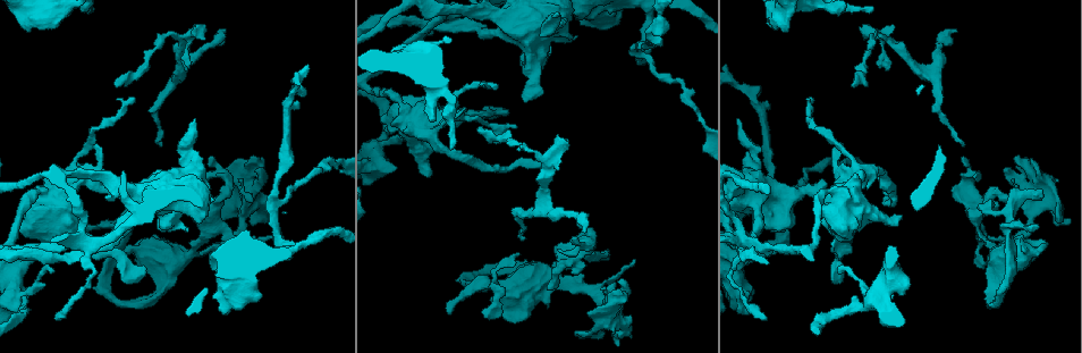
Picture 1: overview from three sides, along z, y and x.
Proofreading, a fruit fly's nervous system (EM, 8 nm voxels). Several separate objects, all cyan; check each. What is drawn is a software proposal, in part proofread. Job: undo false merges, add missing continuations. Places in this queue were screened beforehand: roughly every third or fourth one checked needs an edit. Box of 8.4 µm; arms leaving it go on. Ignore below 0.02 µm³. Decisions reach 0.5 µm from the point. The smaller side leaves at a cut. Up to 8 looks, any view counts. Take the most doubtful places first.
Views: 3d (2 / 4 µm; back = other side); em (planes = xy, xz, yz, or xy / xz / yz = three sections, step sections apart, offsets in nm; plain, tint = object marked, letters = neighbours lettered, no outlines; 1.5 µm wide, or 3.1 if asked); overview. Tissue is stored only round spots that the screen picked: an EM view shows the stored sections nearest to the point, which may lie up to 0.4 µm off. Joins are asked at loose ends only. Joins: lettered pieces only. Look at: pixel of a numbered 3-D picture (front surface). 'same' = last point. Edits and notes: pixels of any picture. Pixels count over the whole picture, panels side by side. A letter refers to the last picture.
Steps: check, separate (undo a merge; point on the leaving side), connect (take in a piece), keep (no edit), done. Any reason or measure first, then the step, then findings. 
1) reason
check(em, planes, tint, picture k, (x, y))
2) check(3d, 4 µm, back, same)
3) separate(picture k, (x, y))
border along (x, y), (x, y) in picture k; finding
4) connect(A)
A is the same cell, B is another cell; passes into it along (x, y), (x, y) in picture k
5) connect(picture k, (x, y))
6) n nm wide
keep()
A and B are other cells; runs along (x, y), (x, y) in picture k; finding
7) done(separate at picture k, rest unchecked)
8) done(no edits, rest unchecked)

branch stops here
check(3d, 4 µm, picture 1, (609, 259))

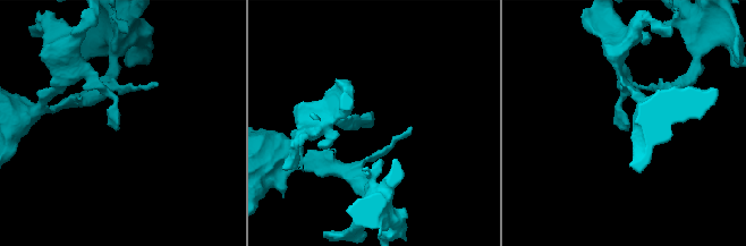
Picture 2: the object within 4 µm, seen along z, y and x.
now the EM
check(em, planes, letters, picture 2, (629, 126))

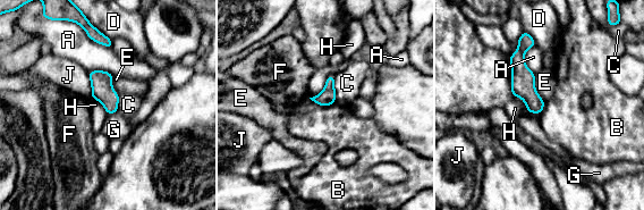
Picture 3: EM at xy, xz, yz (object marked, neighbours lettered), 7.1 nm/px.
H touches over 240 nm
keep()
A, B, C, D, E, F, G, H and J are other cells; runs along (526, 39), (519, 73), (537, 110) in picture 3; none of them fits

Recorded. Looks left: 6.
branch stops here
check(3d, 4 µm, picture 1, (428, 177))

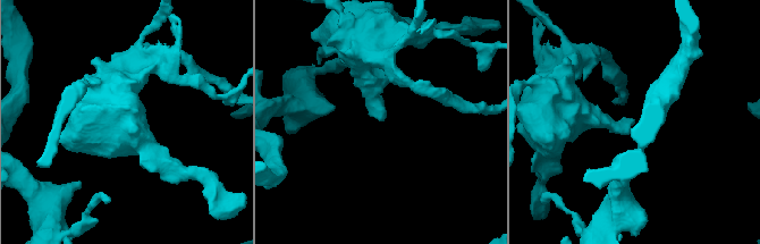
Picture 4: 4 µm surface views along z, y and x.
need the tissue
check(em, planes, letters, picture 4, (634, 122))

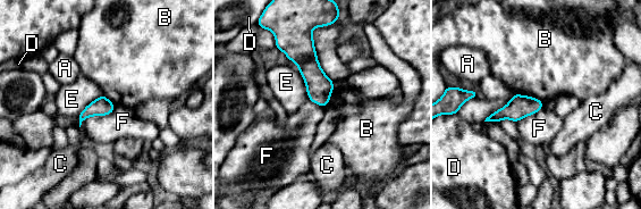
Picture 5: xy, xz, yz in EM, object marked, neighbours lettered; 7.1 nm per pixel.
keep()
A, B, C, D, E and F are other cells; border along (115, 107), (78, 126) in picture 5; none of them fits

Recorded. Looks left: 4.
branch stops here
check(em, planes, plain, picture 1, (786, 23))

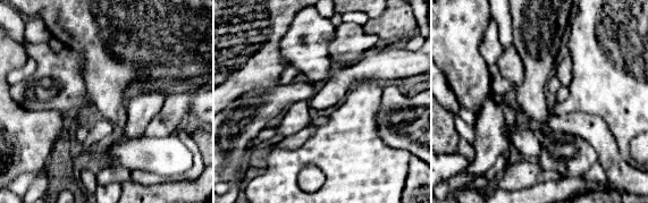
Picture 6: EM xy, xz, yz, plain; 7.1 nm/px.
with the object marked
check(em, planes, tint, same)

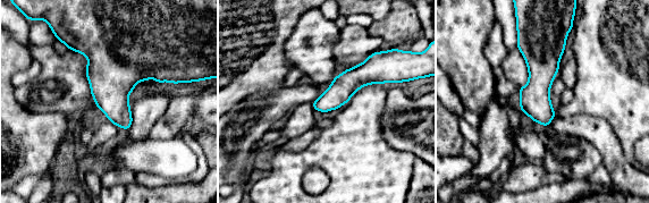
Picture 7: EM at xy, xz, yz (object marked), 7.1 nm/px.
check(em, planes, letters, same)

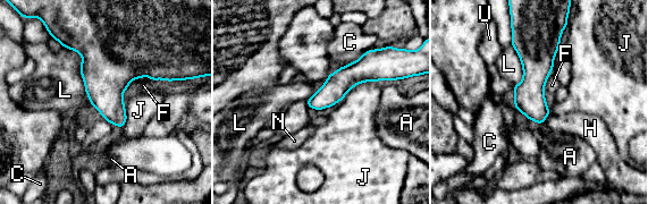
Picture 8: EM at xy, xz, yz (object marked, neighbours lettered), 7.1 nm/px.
connect(picture 8, (577, 124))
H is the same cell, A, C, F, J, L, N and U are other cells; passes into it along (529, 95), (546, 117), (577, 124) in picture 8; it goes on there

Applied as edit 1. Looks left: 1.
done(connect at picture 8, rest unchecked)

